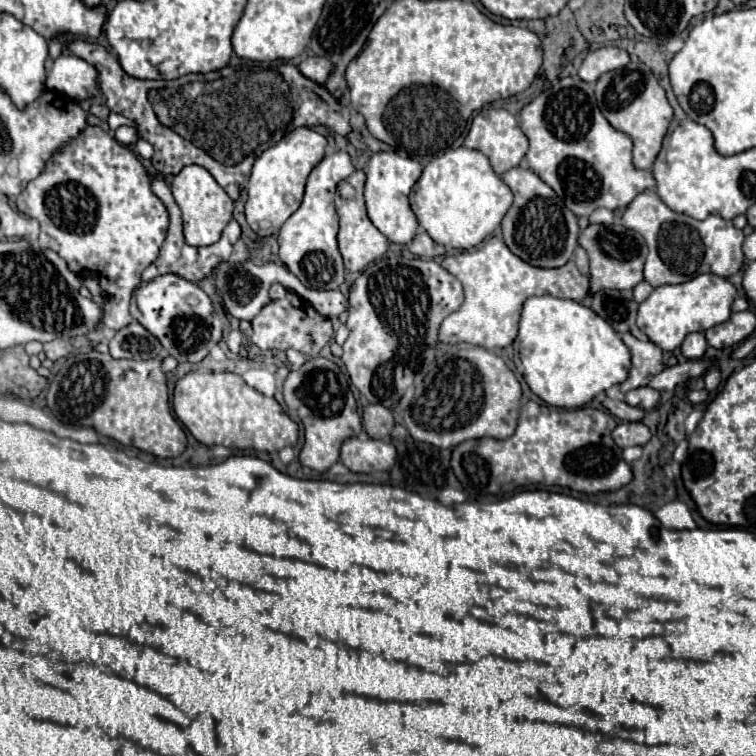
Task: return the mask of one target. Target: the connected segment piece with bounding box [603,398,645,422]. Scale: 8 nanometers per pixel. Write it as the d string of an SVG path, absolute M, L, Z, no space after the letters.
M605 398L605 400L603 400L603 406L605 406L613 416L617 416L617 418L623 420L623 422L637 422L637 420L643 420L643 416L645 416L645 410L635 408L635 406L629 406L629 404L621 402L621 400Z

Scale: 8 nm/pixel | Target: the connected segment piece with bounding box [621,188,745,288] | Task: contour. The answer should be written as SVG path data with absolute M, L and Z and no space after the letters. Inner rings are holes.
M653 188L641 192L623 212L621 224L629 230L637 230L649 248L643 278L651 286L681 284L699 274L733 276L743 266L743 230L737 230L729 220L721 216L709 216L705 220L695 220L685 214L677 214L667 208Z

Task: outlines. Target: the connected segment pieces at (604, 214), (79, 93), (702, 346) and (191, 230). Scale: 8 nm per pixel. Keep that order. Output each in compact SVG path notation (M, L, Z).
M605 208L595 210L595 212L589 216L589 222L597 222L597 224L609 226L609 224L613 224L613 212L611 212L611 210L605 210Z
M61 54L47 76L47 88L65 94L77 102L89 100L97 92L99 72L87 64L83 58Z
M693 332L689 334L683 344L681 344L681 354L689 360L699 360L705 356L705 350L707 350L707 340L705 340L705 334L703 332Z
M185 166L171 182L171 190L177 206L183 214L183 234L185 242L191 246L209 246L215 244L223 232L223 228L233 218L233 200L227 192L217 184L217 180L201 166Z

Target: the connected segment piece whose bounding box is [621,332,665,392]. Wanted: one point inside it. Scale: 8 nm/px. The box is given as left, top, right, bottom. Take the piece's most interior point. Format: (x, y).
(646, 358)

